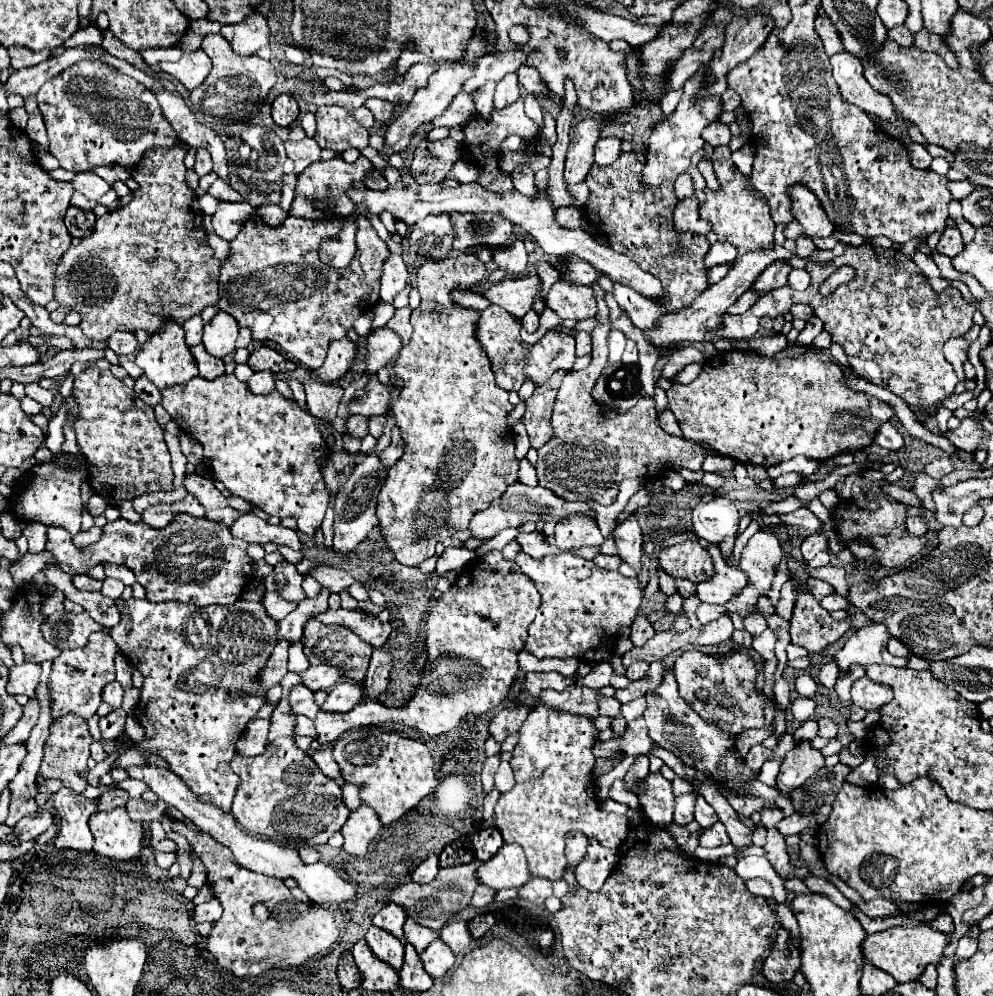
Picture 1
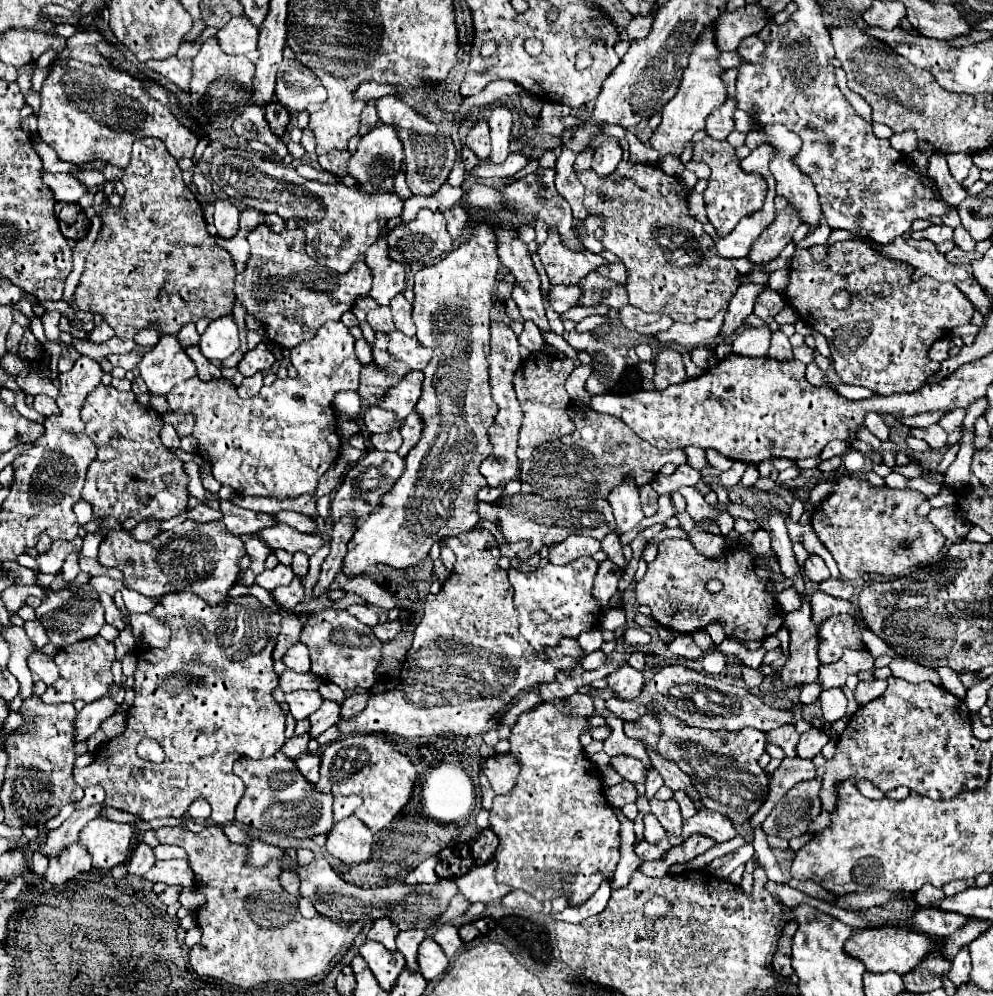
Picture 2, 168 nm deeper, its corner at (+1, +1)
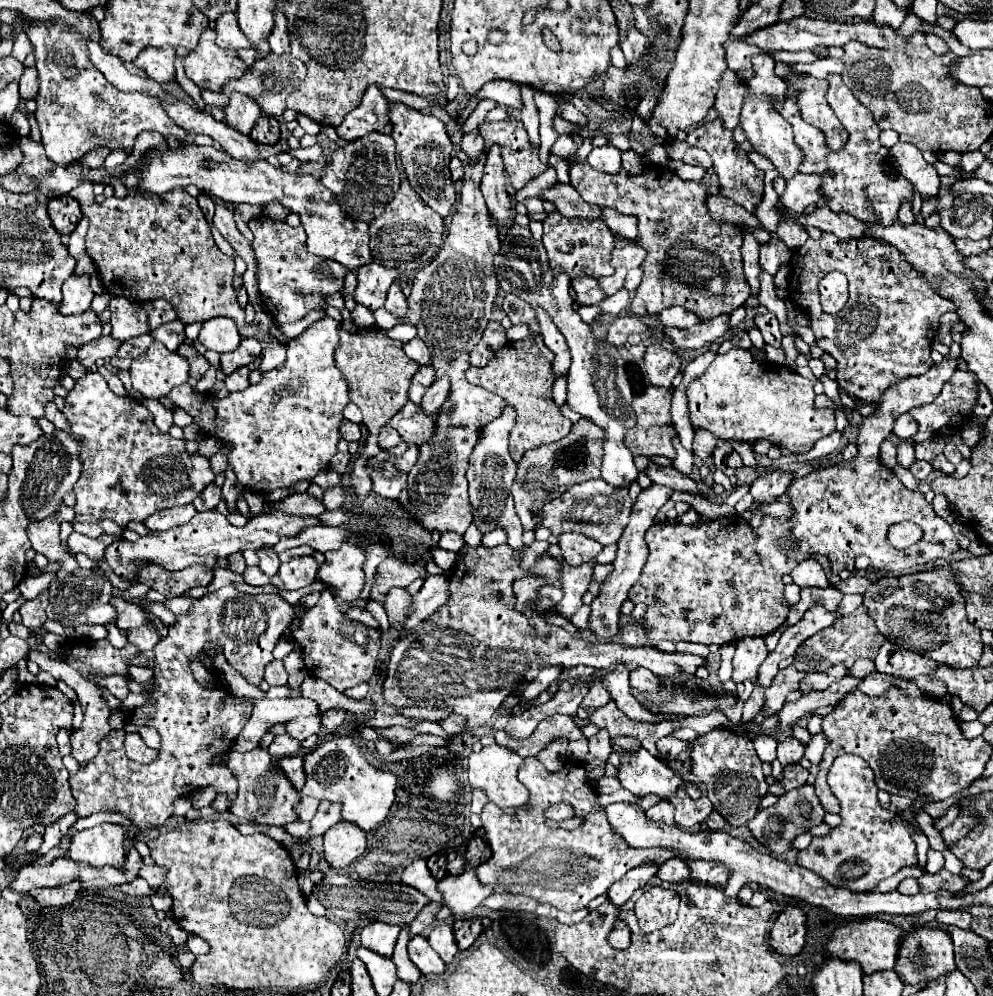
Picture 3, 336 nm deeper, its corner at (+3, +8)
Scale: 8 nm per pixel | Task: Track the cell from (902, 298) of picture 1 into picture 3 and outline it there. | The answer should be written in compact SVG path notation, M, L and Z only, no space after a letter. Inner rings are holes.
M823 232L819 240L807 240L801 248L795 250L795 270L799 278L791 278L789 284L789 298L795 308L805 312L811 318L811 330L817 338L817 346L829 352L837 360L837 384L849 396L855 396L863 402L879 402L879 396L903 378L921 376L933 364L931 360L931 342L939 328L939 318L955 310L951 300L939 296L931 284L925 282L915 268L905 262L905 256L897 252L895 246L883 244L875 238L861 238L861 240L839 240ZM831 270L841 270L849 278L849 304L839 314L827 314L821 310L819 302L819 282Z

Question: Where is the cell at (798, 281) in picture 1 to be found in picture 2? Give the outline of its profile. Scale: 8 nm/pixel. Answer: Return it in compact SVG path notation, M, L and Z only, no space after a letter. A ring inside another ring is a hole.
M783 270L774 271L769 276L768 284L769 287L778 293L784 292L785 286L787 285L787 272Z

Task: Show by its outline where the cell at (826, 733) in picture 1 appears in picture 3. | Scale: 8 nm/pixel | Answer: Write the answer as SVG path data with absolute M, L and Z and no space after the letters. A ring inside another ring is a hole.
M789 736L787 740L779 742L779 748L777 748L777 760L785 766L785 764L793 764L793 762L799 762L805 754L805 744L801 740L797 740L795 736Z

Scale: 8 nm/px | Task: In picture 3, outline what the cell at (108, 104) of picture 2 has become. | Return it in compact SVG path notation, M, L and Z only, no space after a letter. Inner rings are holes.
M61 20L37 22L27 30L27 36L33 44L35 66L39 72L35 120L41 128L43 146L51 162L67 166L81 160L93 146L131 154L135 138L145 130L175 136L185 144L187 132L163 112L159 102L143 92L123 92L107 82L107 78L91 66L87 52L79 46L77 40L83 40L83 36L71 32Z

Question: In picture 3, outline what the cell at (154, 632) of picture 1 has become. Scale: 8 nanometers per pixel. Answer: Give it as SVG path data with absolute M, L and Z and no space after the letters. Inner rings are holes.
M225 586L225 588L217 590L215 594L209 594L203 598L193 598L191 608L185 614L175 616L175 624L167 626L169 628L167 638L163 638L161 646L155 646L155 650L153 650L155 652L155 674L153 674L155 684L141 692L141 696L151 702L135 708L127 716L125 726L121 730L111 730L99 742L97 756L91 758L87 764L81 764L77 774L69 776L69 784L71 784L73 796L77 800L77 806L75 806L77 816L83 818L93 812L111 810L111 812L125 814L139 828L163 826L167 822L167 818L173 814L175 798L179 798L183 794L193 794L195 790L201 790L207 786L211 786L217 794L227 796L227 800L231 804L239 784L225 764L217 764L217 758L225 756L231 750L233 740L239 736L239 732L251 718L253 700L233 696L225 686L199 684L191 672L191 660L197 658L203 662L205 656L209 656L213 662L215 652L219 648L223 648L227 662L235 670L239 670L241 676L249 684L259 686L263 682L263 668L273 660L271 652L273 652L275 644L279 642L279 638L283 636L283 632L287 630L287 626L291 624L291 620L293 620L293 608L279 594L257 594L255 596L255 594L239 592L235 586ZM143 726L155 728L161 736L161 752L159 752L159 760L155 760L155 764L133 762L123 752L123 736L127 736L127 732L139 732L139 728L143 728Z

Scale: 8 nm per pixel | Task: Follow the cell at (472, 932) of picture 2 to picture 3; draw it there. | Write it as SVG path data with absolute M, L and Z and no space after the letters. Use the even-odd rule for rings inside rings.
M457 920L453 924L453 930L455 930L455 942L463 950L463 948L469 948L475 942L475 938L483 930L483 924L481 922L473 924L473 920Z

